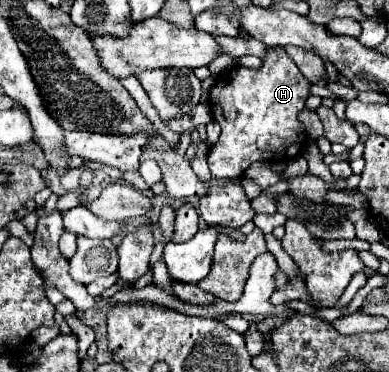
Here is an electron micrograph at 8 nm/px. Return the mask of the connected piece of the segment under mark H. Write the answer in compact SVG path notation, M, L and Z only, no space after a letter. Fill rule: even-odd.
M267 46L265 52L269 52L269 54L263 58L263 66L259 70L241 68L241 66L227 70L225 74L221 74L217 78L215 86L209 92L213 118L221 124L221 136L219 136L217 144L211 148L209 158L207 158L211 174L215 178L233 180L233 178L243 176L247 166L257 162L257 160L261 160L261 162L287 162L305 150L307 136L305 136L305 128L299 122L297 114L299 114L299 110L305 108L305 100L309 96L311 84L299 72L297 64L287 56L283 46L279 46L279 48Z

